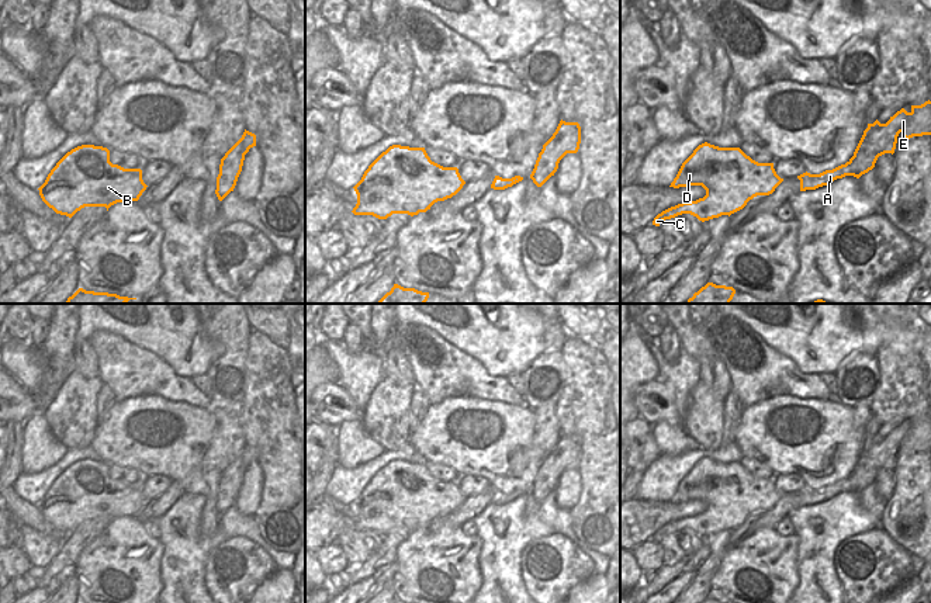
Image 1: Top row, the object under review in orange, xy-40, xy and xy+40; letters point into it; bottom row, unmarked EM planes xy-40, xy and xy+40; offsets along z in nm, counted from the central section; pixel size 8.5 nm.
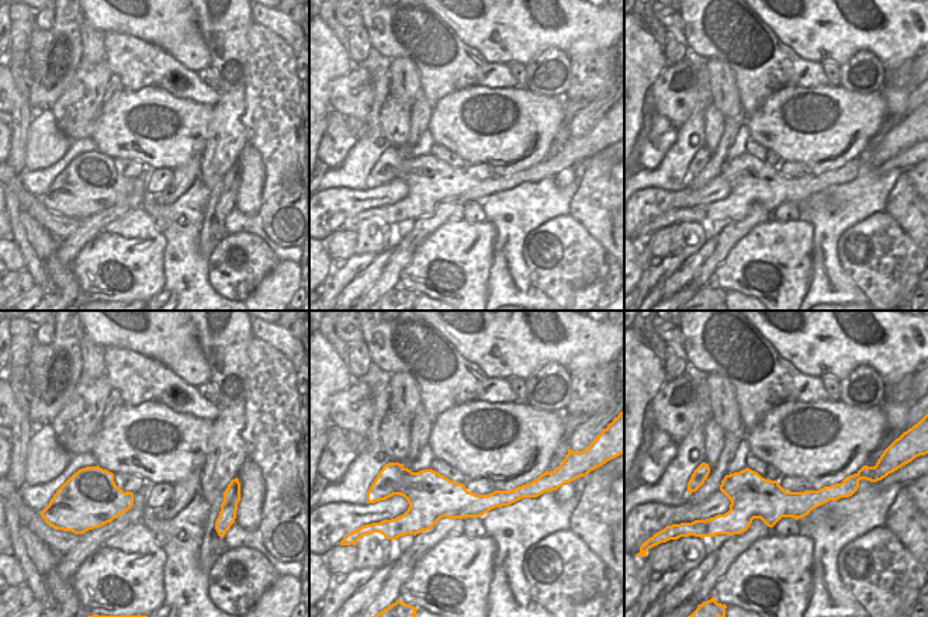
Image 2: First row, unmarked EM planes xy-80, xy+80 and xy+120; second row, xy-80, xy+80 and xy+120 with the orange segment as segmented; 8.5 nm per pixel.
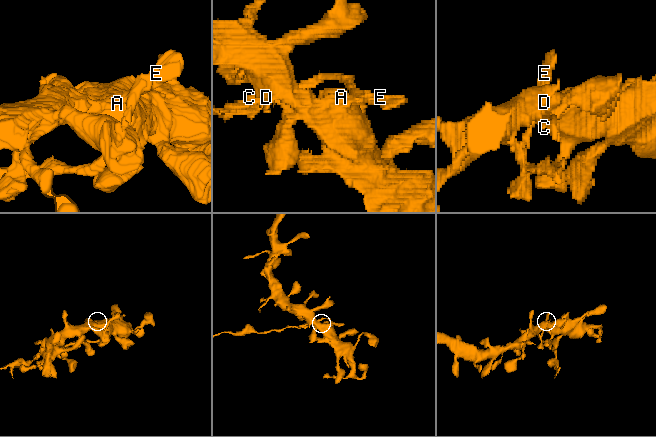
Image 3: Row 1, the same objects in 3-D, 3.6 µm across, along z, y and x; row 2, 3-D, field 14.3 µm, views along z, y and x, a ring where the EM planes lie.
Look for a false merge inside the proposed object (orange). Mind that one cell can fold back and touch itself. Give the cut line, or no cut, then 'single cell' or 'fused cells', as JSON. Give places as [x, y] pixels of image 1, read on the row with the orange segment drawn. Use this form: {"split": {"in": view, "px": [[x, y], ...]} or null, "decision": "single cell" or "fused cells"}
{"split": {"in": "xy+40", "px": [[850, 160], [852, 174]]}, "decision": "fused cells"}

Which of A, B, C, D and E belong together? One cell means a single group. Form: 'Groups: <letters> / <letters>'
Groups: A B C D / E

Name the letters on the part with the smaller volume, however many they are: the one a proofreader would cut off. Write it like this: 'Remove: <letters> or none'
Remove: E

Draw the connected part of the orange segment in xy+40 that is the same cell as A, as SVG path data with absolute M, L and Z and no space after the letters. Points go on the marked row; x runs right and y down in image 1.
M847 162L845 164L841 164L833 170L826 170L820 174L810 174L810 173L803 173L797 176L800 180L800 191L806 190L816 190L823 186L831 184L837 179L842 179L845 176L852 176L852 166L851 162Z

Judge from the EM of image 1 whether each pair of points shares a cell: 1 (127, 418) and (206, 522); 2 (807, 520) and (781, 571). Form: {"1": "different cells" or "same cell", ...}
{"1": "same cell", "2": "different cells"}

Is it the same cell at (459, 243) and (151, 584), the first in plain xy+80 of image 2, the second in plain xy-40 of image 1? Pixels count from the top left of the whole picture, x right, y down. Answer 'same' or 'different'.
same

